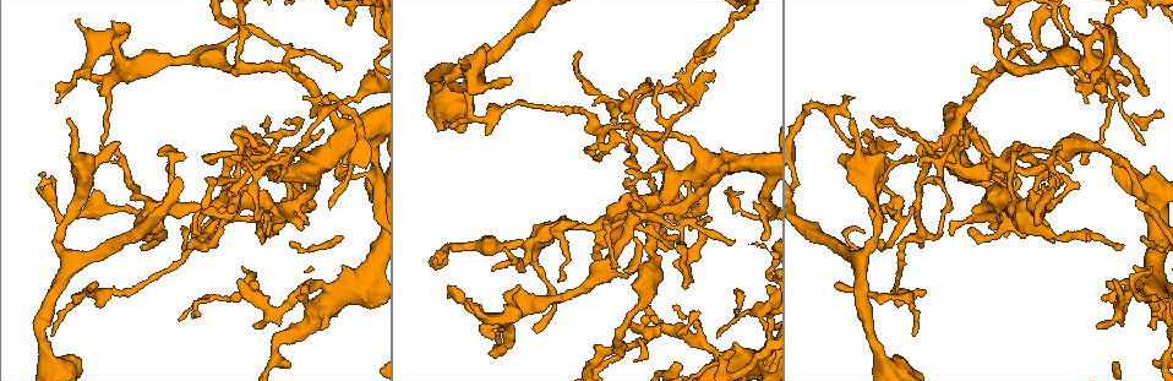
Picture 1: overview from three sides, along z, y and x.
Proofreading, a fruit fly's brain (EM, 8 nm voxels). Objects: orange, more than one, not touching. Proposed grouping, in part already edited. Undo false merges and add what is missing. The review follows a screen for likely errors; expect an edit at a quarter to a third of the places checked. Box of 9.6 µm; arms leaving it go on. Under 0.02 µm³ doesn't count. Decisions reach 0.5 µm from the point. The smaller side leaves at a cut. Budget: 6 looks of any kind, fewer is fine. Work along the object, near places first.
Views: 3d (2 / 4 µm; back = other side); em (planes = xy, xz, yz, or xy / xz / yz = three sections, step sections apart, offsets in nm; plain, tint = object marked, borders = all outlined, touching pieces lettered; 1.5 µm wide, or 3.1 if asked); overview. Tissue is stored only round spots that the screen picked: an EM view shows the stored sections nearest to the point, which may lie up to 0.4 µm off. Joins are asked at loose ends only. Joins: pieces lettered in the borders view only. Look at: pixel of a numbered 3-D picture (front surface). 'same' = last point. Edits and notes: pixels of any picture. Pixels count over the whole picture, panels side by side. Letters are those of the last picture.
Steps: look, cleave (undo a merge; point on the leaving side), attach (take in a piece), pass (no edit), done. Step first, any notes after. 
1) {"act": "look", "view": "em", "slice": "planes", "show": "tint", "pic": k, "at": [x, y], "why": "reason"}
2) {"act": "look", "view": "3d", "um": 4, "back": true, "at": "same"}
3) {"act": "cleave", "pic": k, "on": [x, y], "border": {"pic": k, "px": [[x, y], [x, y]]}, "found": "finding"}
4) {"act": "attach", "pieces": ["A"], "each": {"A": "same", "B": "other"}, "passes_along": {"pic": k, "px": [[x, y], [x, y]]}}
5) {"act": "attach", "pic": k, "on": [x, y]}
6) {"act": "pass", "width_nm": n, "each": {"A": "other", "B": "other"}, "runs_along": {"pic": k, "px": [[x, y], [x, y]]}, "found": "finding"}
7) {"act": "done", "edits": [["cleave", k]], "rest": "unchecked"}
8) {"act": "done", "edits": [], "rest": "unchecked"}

{"act": "look", "view": "em", "slice": "planes", "show": "plain", "pic": 1, "at": [43, 173], "why": "end of a long branch"}

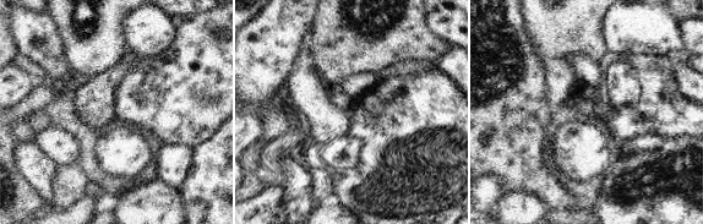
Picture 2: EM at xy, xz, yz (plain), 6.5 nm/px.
{"act": "look", "view": "em", "slice": "planes", "show": "borders", "at": "same"}

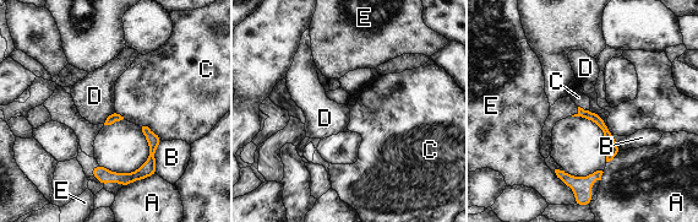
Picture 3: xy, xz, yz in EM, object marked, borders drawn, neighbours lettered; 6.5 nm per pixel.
{"act": "pass", "each": {"A": "other", "B": "other", "C": "other", "D": "other", "E": "other"}, "runs_along": {"pic": 3, "px": [[581, 112], [605, 129], [609, 157]]}, "found": "none of them fits"}

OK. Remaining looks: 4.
{"act": "look", "view": "em", "slice": "xy", "step": 4, "show": "tint", "pic": 1, "at": [873, 141], "why": "free end"}

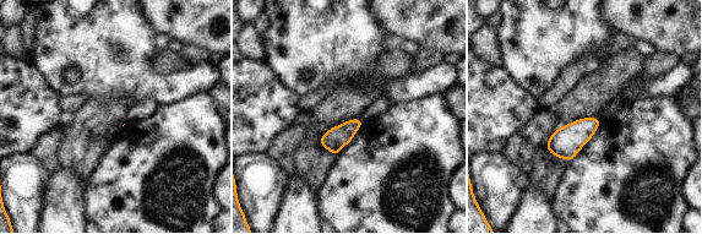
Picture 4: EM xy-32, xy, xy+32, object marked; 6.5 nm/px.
{"act": "look", "view": "em", "slice": "planes", "show": "borders", "at": "same"}

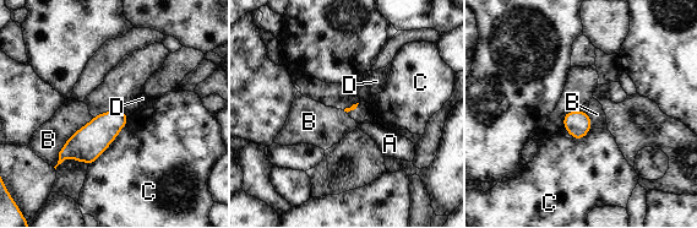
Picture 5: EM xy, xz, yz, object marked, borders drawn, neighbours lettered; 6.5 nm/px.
{"act": "pass", "each": {"A": "other", "B": "other", "C": "other", "D": "other"}, "border": {"pic": 5, "px": [[92, 117], [65, 142], [54, 167]]}, "found": "none of them fits"}

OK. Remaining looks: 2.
{"act": "look", "view": "em", "slice": "xy", "step": 8, "show": "tint", "pic": 1, "at": [246, 185], "why": "abrupt turn"}

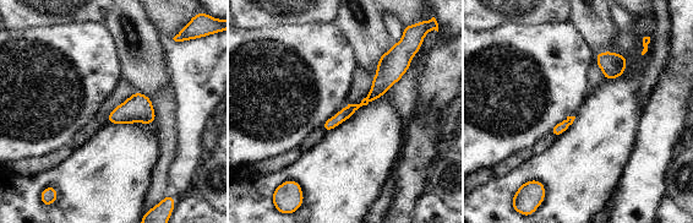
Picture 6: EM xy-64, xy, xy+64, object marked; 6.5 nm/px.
{"act": "look", "view": "em", "slice": "xz", "step": 4, "show": "borders", "at": "same", "why": "cut it another way"}

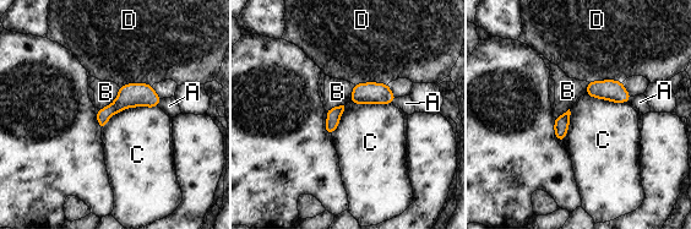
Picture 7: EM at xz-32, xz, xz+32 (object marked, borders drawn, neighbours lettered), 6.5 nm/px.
{"act": "pass", "width_nm": 30, "each": {"A": "other", "B": "other", "C": "other", "D": "other"}, "border": {"pic": 7, "px": [[119, 87], [117, 97], [99, 109]]}, "found": "continuous, no second cell"}

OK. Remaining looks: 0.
{"act": "done", "edits": [], "rest": "unchecked"}

